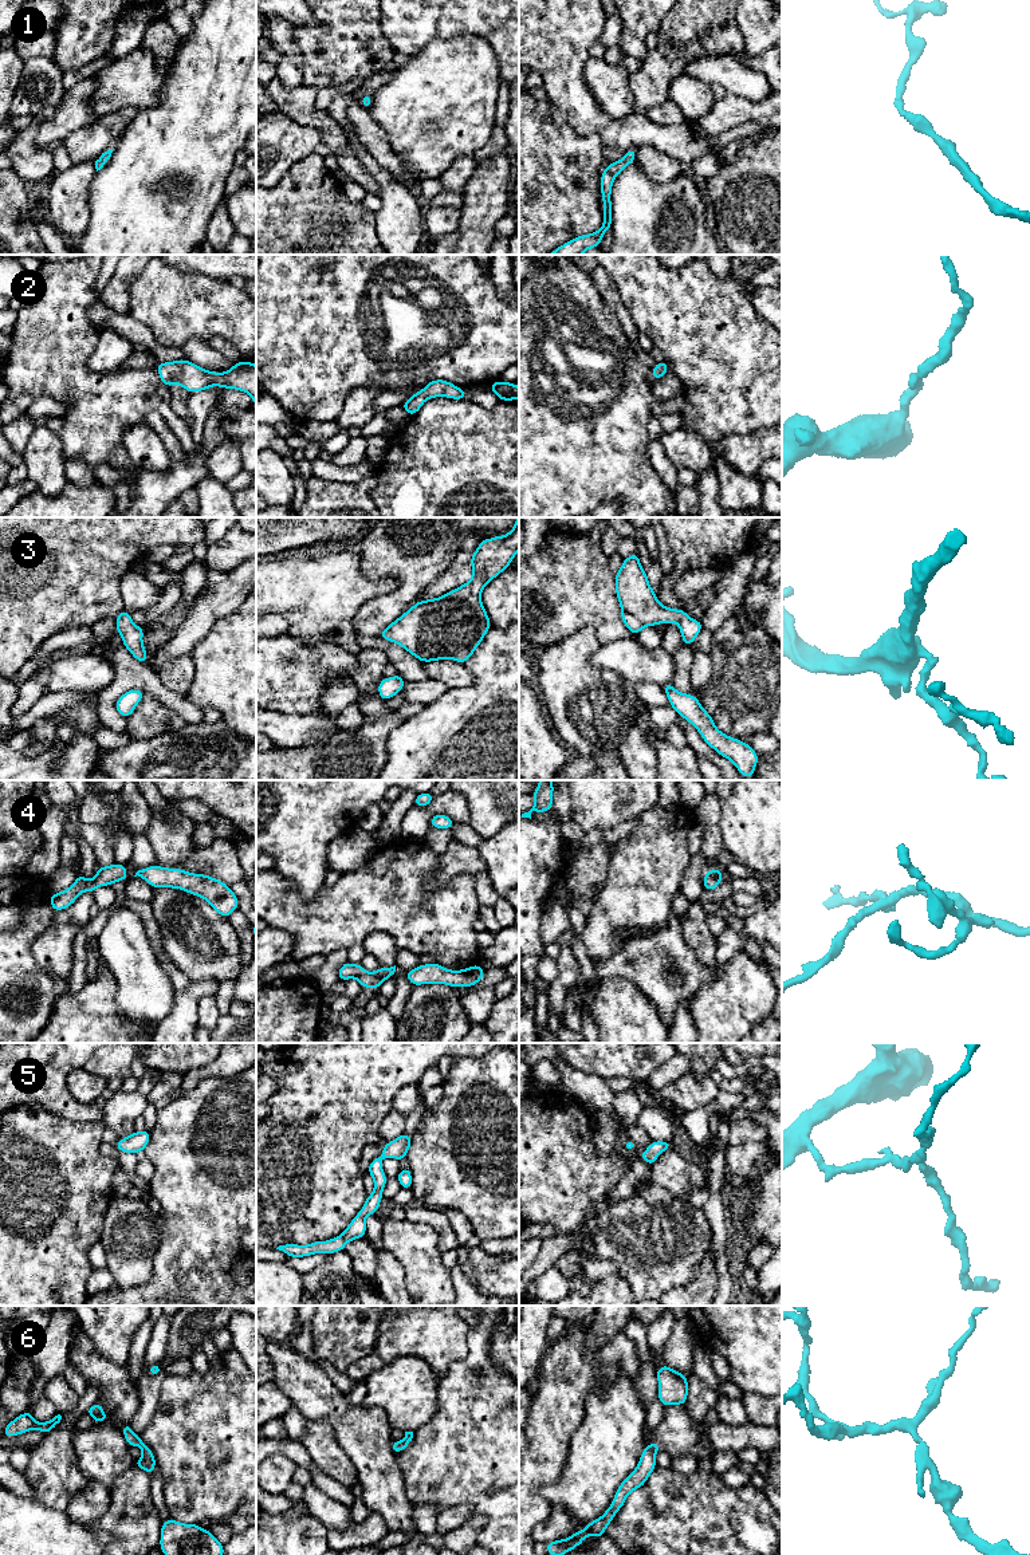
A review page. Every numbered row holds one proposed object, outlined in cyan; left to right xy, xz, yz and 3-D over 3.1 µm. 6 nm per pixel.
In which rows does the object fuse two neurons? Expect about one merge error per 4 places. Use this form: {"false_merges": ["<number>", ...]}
{"false_merges": []}

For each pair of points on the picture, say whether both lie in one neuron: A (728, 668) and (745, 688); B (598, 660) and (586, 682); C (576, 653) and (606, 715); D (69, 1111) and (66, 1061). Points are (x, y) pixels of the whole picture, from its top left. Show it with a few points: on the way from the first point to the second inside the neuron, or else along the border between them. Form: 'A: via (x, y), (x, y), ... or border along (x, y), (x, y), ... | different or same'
A: via (734, 673), (743, 682) | same
B: border along (600, 645), (590, 661), (624, 678) | different
C: via (576, 668), (576, 684), (592, 700) | same
D: via (58, 1099), (58, 1073) | same

